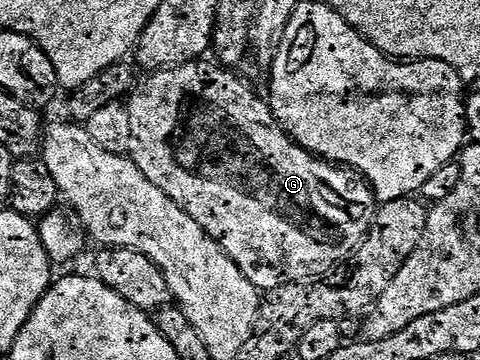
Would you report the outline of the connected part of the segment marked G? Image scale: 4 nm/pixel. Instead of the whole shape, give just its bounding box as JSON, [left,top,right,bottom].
[126,58,376,293]

